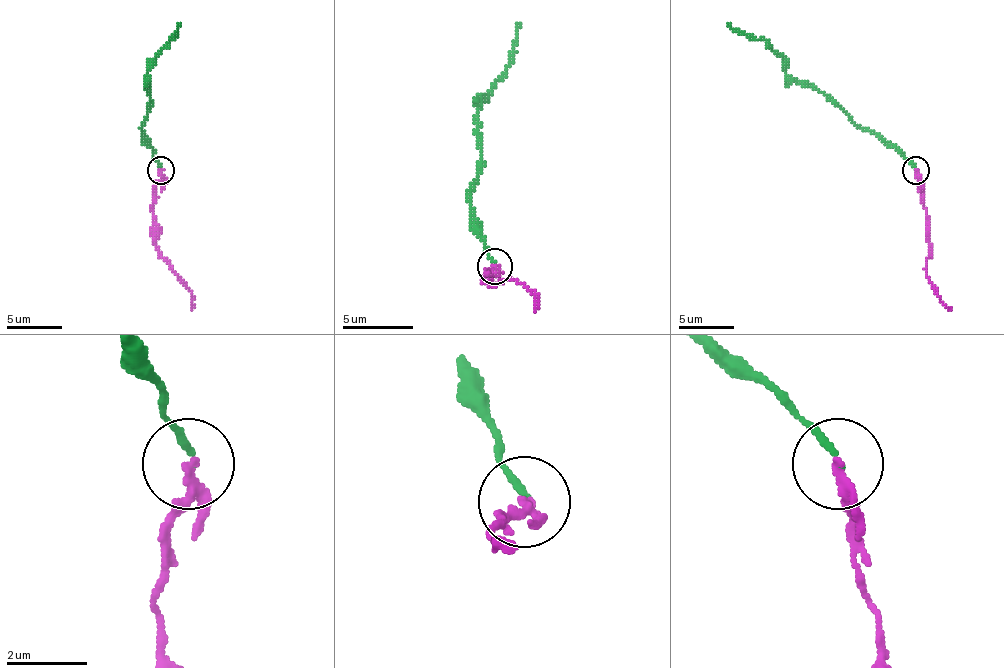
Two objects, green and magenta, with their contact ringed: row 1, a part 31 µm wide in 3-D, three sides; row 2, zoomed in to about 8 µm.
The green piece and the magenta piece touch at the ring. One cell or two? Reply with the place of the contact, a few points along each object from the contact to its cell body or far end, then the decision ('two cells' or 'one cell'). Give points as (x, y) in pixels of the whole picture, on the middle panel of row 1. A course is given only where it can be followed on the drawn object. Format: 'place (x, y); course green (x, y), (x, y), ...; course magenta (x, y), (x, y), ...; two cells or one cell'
place (495, 266); course green (495, 265), (471, 205), (481, 144), (478, 98), (485, 98), (506, 70), (520, 23); course magenta (495, 265), (485, 279), (527, 287), (535, 311); two cells

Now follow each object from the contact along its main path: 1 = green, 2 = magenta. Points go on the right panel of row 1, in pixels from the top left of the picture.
1: (915, 169), (821, 92), (796, 84), (785, 62), (763, 40), (739, 34), (728, 23)
2: (915, 169), (926, 208), (932, 288), (951, 310)

